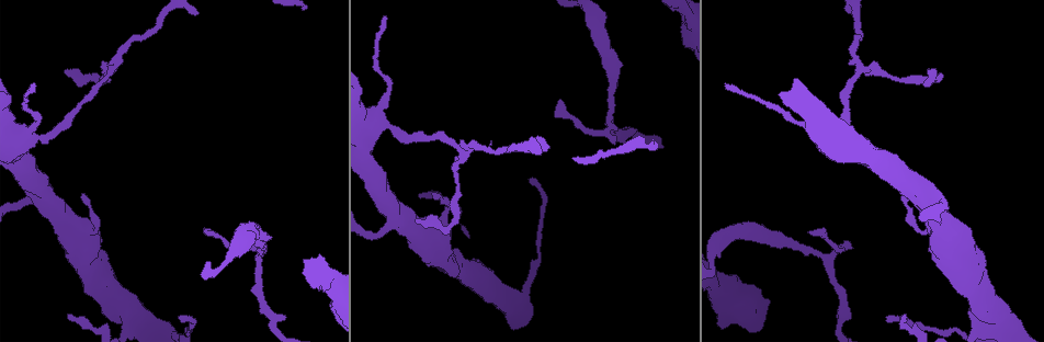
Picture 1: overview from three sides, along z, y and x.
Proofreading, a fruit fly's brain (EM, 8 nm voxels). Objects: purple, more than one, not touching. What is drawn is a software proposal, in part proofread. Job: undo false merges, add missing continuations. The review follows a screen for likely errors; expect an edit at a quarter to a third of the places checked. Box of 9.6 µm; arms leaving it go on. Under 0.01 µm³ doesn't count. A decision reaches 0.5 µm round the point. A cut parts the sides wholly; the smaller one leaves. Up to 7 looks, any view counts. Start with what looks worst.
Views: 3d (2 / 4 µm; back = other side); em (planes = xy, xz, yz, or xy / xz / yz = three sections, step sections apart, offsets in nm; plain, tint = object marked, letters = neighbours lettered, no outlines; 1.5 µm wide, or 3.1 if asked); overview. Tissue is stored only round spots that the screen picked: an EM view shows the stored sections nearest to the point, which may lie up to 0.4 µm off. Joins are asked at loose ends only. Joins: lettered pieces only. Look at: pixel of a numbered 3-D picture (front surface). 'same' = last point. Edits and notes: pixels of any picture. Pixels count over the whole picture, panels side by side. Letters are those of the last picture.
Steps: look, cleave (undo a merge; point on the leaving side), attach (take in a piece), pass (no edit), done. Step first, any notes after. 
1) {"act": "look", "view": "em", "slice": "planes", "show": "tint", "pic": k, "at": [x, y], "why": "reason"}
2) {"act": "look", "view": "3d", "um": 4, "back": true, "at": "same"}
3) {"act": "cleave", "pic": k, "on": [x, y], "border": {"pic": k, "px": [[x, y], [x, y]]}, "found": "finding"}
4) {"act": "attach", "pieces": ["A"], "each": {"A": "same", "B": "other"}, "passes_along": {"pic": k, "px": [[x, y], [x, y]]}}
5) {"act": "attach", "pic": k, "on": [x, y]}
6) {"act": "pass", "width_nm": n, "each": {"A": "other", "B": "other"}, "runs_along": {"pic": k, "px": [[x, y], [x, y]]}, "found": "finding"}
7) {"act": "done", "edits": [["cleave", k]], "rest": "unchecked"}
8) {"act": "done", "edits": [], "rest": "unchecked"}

{"act": "look", "view": "em", "slice": "planes", "show": "letters", "pic": 1, "at": [852, 247], "why": "tapers out"}

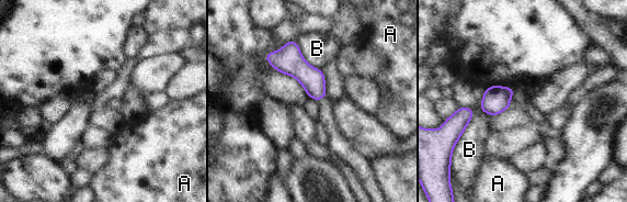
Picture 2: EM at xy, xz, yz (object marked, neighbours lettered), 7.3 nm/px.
{"act": "pass", "each": {"A": "other", "B": "other"}, "border": {"pic": 2, "px": [[471, 108], [472, 116], [457, 139]]}, "found": "none of them fits"}

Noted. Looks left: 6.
{"act": "look", "view": "3d", "um": 2, "pic": 1, "at": [724, 86], "why": "an open end"}

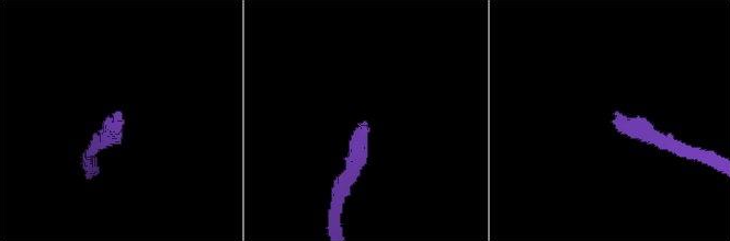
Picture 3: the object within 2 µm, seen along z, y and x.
{"act": "look", "view": "em", "slice": "planes", "show": "letters", "pic": 3, "at": [612, 122], "why": "need the tissue"}

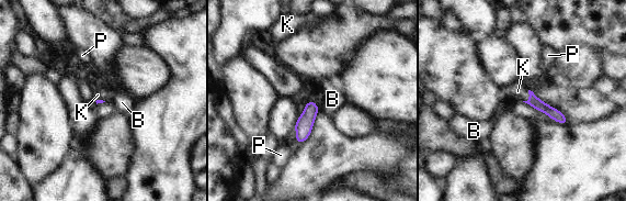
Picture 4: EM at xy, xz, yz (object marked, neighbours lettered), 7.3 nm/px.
{"act": "attach", "pieces": ["K"], "each": {"B": "other", "K": "same", "P": "other"}, "passes_along": {"pic": 4, "px": [[533, 101], [530, 97], [518, 91]]}, "found": "it goes on there"}

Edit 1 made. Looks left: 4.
{"act": "look", "view": "3d", "um": 4, "pic": 1, "at": [531, 178], "why": "branch stops here"}

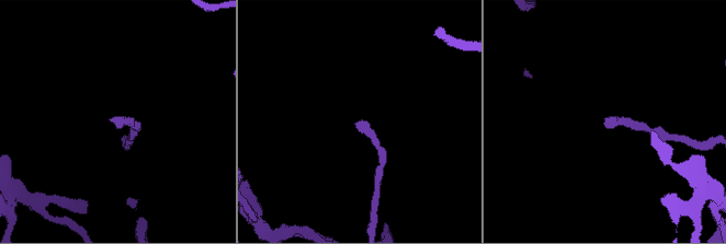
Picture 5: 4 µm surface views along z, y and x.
{"act": "look", "view": "em", "slice": "planes", "show": "letters", "pic": 5, "at": [357, 123]}

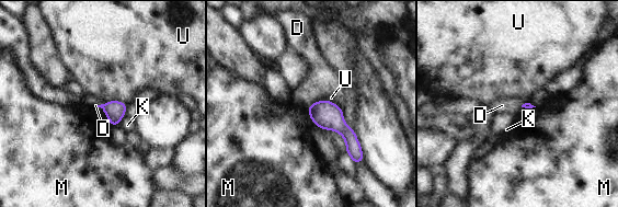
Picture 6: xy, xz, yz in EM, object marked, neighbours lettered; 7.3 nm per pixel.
{"act": "pass", "each": {"D": "other", "K": "other", "M": "other", "U": "other"}, "border": {"pic": 6, "px": [[127, 103], [111, 101], [98, 105]]}, "found": "none of them fits"}

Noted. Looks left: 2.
{"act": "done", "edits": [["attach", 4]], "rest": "unchecked"}

